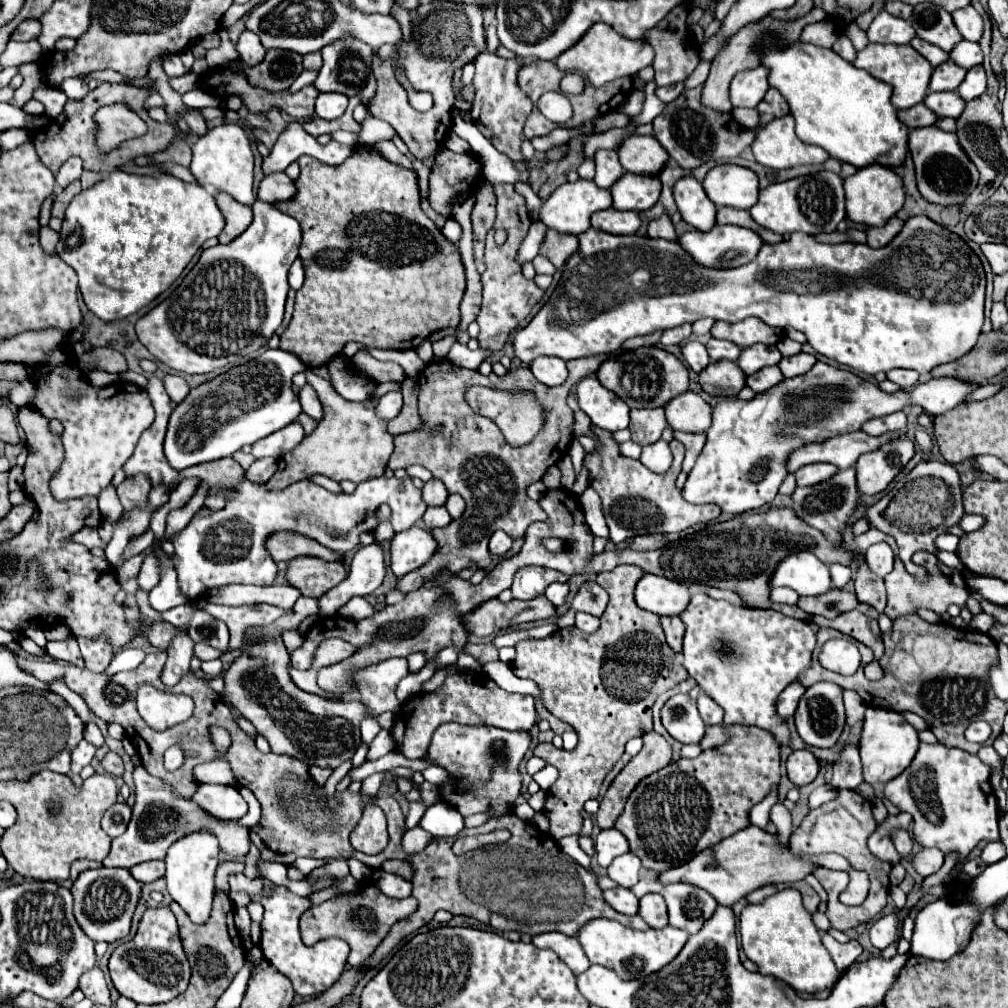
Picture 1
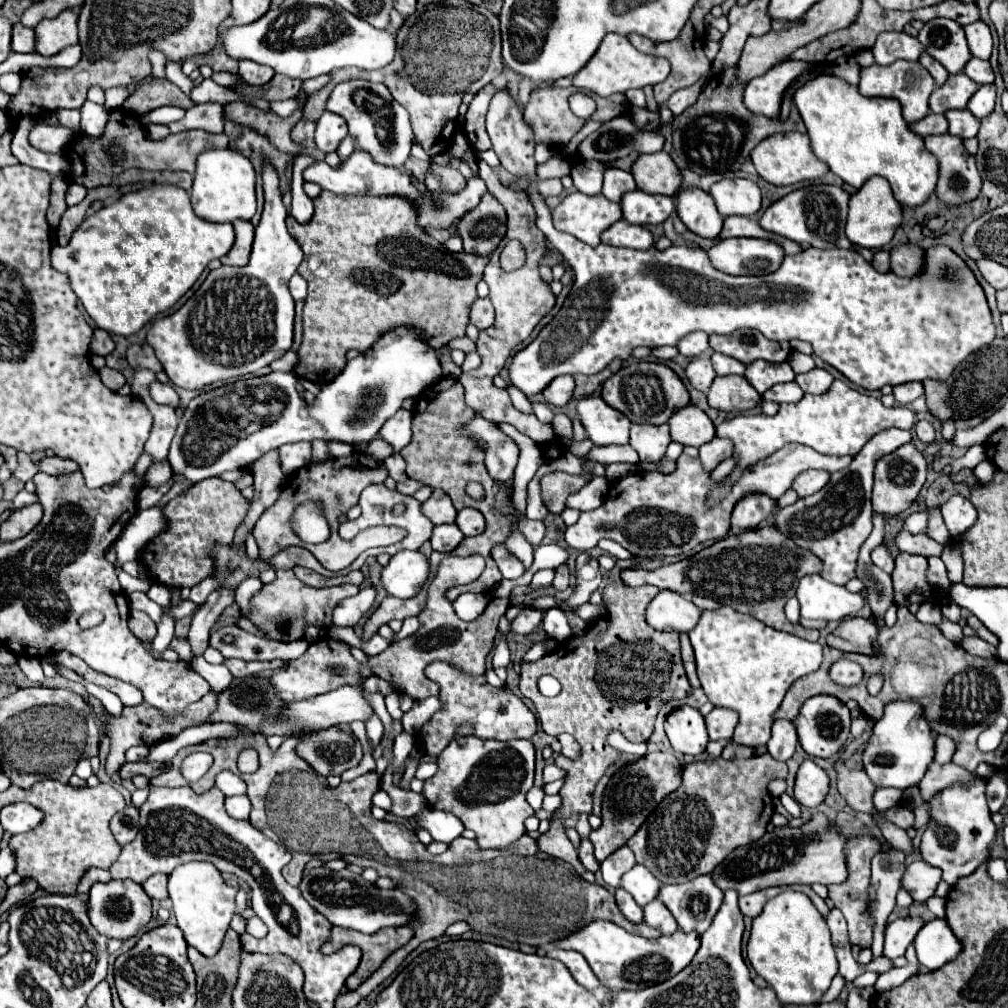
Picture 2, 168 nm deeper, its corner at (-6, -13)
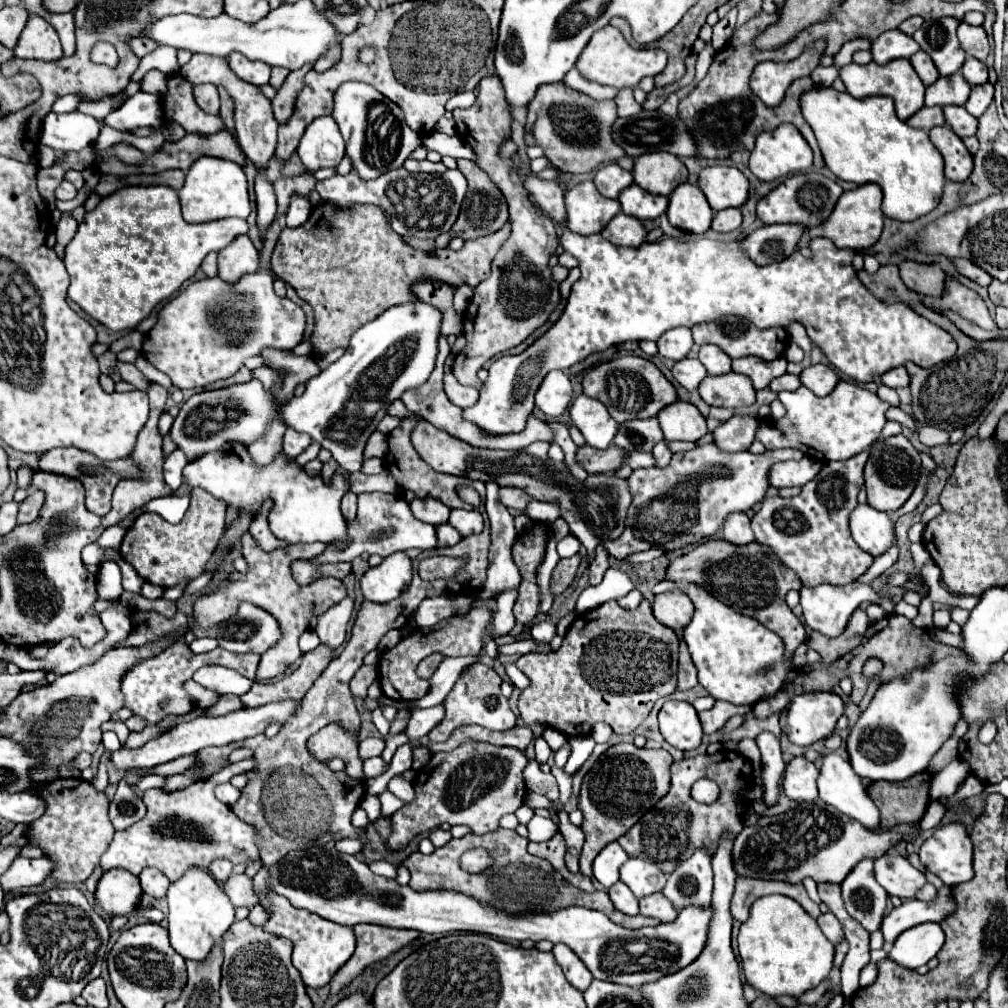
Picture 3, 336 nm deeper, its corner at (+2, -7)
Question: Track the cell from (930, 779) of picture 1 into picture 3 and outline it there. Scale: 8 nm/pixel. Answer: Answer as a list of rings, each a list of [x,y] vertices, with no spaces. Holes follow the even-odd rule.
[[[956,823],[942,825],[942,827],[934,829],[932,837],[926,839],[922,849],[920,849],[920,861],[926,865],[928,871],[938,875],[950,887],[966,883],[966,881],[970,881],[974,877],[974,869],[972,869],[972,841],[970,841],[966,829],[962,825],[956,825]]]

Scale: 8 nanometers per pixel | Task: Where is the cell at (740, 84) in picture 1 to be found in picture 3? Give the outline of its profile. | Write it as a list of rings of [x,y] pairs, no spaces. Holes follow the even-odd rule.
[[[818,39],[794,61],[758,63],[752,73],[752,79],[750,79],[750,87],[752,87],[754,95],[760,97],[768,107],[776,107],[784,99],[786,89],[792,85],[792,81],[796,81],[800,77],[808,77],[812,73],[812,69],[816,69],[820,65],[824,47],[826,47],[826,41]]]

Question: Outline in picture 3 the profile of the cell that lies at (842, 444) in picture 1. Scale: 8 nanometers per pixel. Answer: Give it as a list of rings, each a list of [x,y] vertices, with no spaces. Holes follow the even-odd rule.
[[[702,445],[688,453],[674,453],[670,463],[666,467],[652,467],[652,469],[636,469],[630,477],[630,491],[634,493],[634,501],[630,505],[630,513],[626,517],[626,529],[622,537],[616,541],[606,541],[604,547],[614,559],[626,559],[632,553],[648,551],[652,547],[660,549],[680,549],[686,545],[692,545],[704,537],[712,537],[724,519],[730,513],[748,511],[754,503],[762,501],[768,489],[766,471],[770,471],[770,465],[778,461],[790,461],[790,459],[802,459],[804,455],[798,449],[778,449],[778,451],[766,451],[762,455],[754,455],[750,451],[740,453],[726,453],[718,449],[718,445]]]

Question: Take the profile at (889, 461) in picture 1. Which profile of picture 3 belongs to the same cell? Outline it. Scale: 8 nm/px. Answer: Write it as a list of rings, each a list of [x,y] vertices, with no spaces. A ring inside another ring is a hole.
[[[894,435],[894,437],[888,437],[888,439],[880,439],[870,449],[870,457],[868,457],[866,467],[864,467],[868,503],[874,509],[886,511],[886,513],[892,513],[892,511],[900,509],[908,501],[912,491],[916,489],[920,473],[922,473],[920,453],[912,447],[912,443],[904,435]]]

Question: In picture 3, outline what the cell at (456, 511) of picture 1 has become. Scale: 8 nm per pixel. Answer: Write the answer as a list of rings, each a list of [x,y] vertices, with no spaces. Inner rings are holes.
[[[454,509],[450,513],[450,521],[448,521],[462,537],[466,535],[474,535],[474,533],[482,533],[484,527],[484,519],[480,515],[478,509],[474,511],[464,511],[464,509]]]

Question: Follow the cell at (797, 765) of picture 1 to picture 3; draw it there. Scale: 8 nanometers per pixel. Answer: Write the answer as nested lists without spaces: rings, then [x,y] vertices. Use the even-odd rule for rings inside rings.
[[[794,757],[784,771],[784,793],[794,801],[814,801],[818,797],[816,787],[818,769],[804,757]]]

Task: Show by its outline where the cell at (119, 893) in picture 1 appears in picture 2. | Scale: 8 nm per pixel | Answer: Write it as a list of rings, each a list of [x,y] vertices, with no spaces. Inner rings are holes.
[[[108,881],[108,883],[94,883],[90,887],[88,895],[88,917],[94,929],[108,937],[108,939],[120,939],[126,941],[134,937],[152,917],[150,911],[150,897],[142,891],[138,883],[130,881]]]

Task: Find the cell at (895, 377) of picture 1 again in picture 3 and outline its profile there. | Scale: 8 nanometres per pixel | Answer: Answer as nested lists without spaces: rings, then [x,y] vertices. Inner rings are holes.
[[[902,365],[900,367],[894,367],[894,369],[886,371],[886,373],[882,373],[880,379],[882,379],[884,385],[888,385],[892,389],[896,389],[896,387],[908,387],[908,383],[910,383],[908,371]]]

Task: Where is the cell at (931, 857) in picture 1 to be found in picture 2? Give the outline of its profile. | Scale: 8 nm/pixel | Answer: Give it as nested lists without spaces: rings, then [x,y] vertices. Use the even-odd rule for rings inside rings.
[[[920,859],[920,861],[912,861],[906,867],[902,887],[906,891],[910,891],[914,901],[926,901],[926,899],[930,899],[934,895],[940,879],[942,879],[942,871],[938,867],[926,865]]]

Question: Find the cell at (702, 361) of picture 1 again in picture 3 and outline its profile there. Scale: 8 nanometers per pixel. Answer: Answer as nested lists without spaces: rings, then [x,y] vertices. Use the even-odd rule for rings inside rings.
[[[686,357],[686,359],[680,359],[674,363],[672,375],[684,389],[694,391],[698,387],[698,383],[706,377],[706,369],[698,359]]]

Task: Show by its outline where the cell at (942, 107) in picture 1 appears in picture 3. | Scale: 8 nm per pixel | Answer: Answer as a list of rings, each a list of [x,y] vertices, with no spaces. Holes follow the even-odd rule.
[[[946,105],[946,107],[944,107],[944,115],[946,115],[946,125],[948,125],[958,137],[964,139],[964,137],[976,135],[978,119],[972,117],[964,107]]]

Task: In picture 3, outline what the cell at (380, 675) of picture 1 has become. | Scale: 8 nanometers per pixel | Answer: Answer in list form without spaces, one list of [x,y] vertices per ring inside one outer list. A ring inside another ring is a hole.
[[[280,701],[280,703],[262,705],[258,709],[238,709],[238,711],[222,715],[222,717],[198,717],[194,721],[176,725],[174,729],[158,735],[156,739],[148,741],[146,745],[138,747],[138,749],[126,749],[126,747],[122,747],[122,749],[114,751],[112,753],[112,763],[120,771],[150,769],[150,767],[168,763],[172,759],[178,759],[182,755],[194,755],[200,749],[210,747],[210,745],[228,745],[230,741],[240,741],[240,739],[246,739],[246,737],[254,737],[254,735],[262,733],[272,721],[284,723],[286,717],[290,717],[290,713],[294,713],[296,707],[298,707],[298,701]]]

